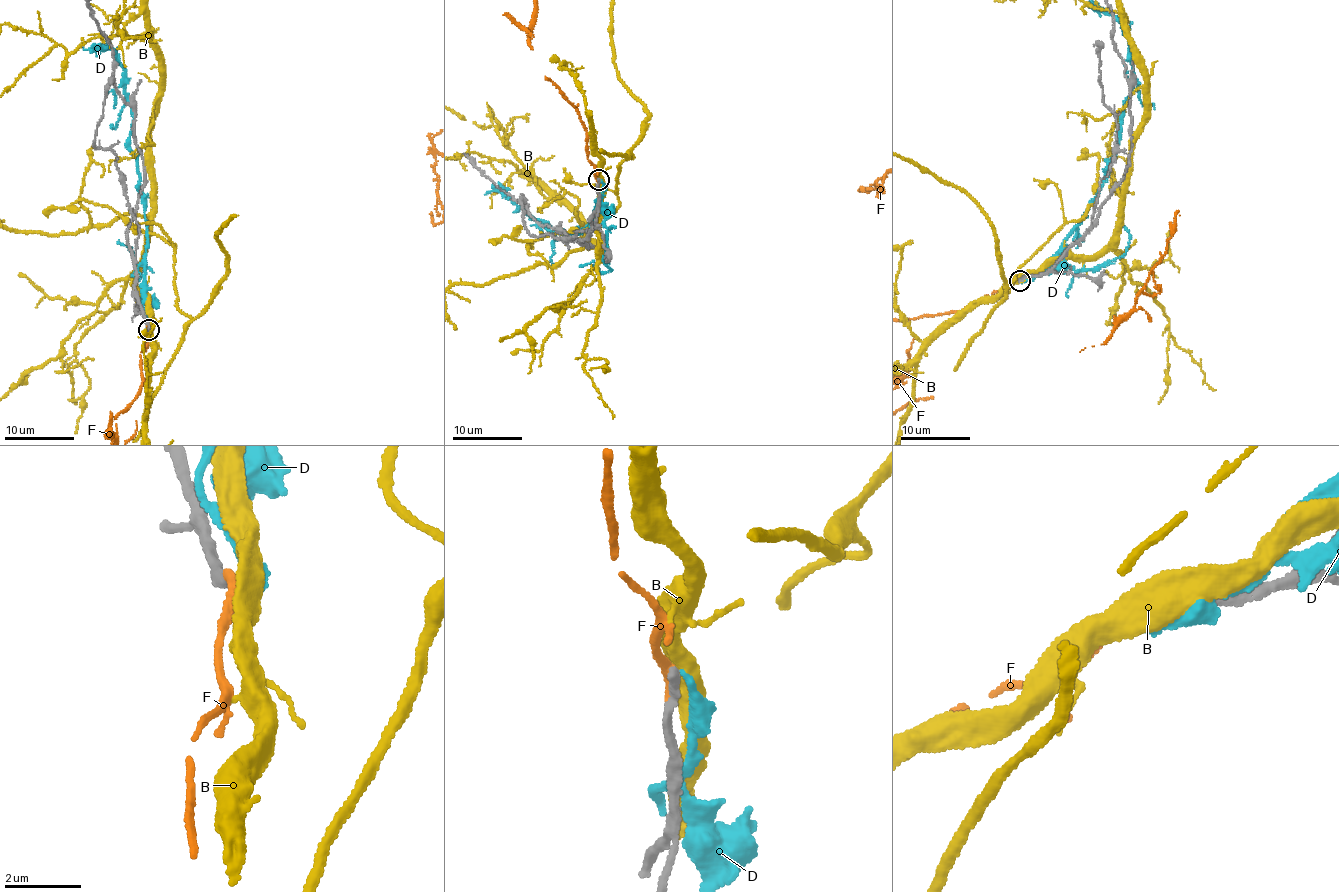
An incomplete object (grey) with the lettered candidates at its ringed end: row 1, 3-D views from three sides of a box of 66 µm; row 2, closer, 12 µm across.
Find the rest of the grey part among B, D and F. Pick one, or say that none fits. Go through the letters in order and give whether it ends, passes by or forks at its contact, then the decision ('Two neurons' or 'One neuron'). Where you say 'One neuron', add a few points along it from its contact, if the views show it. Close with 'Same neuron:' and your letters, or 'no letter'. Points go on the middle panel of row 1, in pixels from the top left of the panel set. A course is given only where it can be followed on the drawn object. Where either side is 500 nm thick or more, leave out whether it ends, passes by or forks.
B: Two neurons
D: It ends there. Two neurons
F: It ends there. Two neurons
Same neuron: no letter

